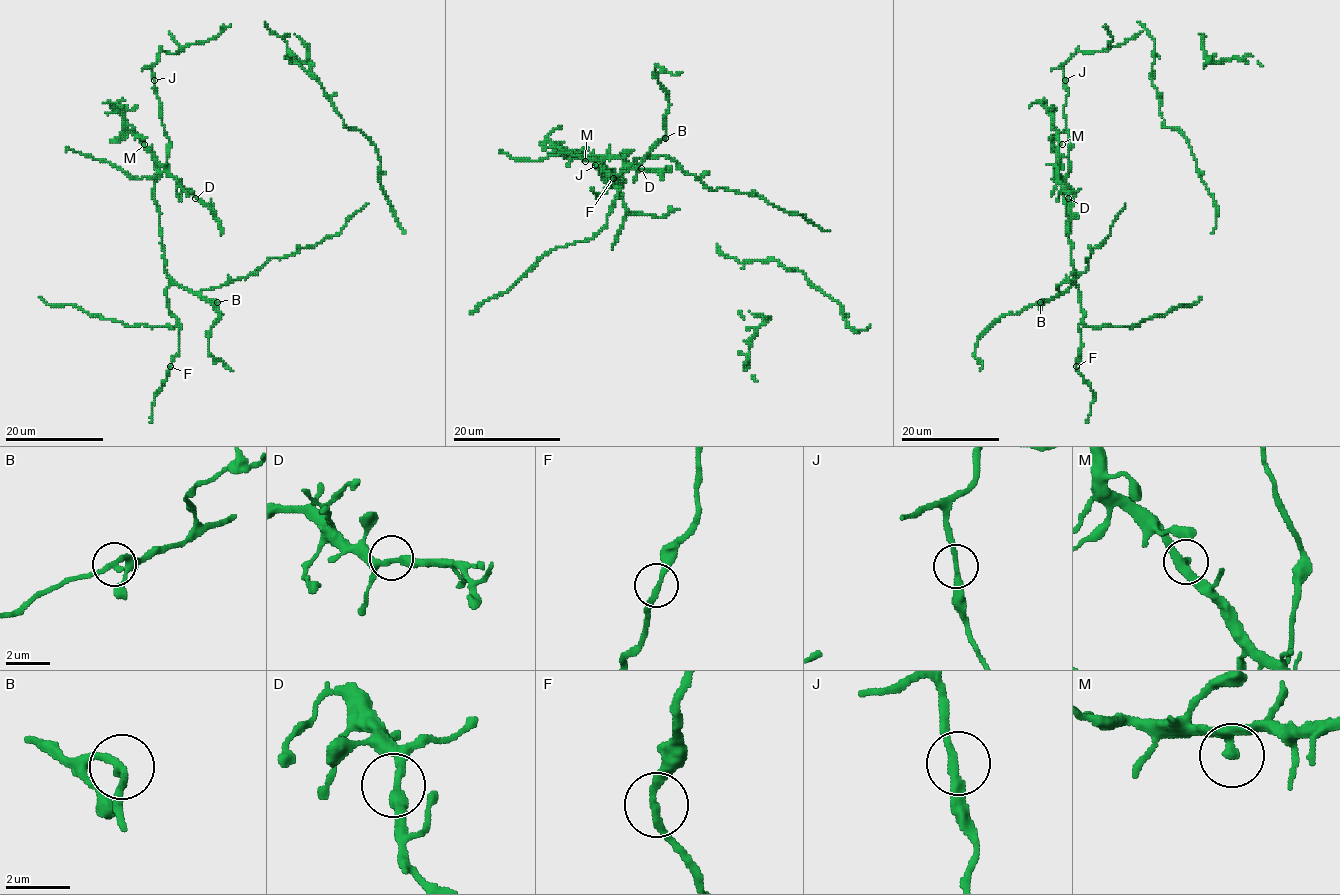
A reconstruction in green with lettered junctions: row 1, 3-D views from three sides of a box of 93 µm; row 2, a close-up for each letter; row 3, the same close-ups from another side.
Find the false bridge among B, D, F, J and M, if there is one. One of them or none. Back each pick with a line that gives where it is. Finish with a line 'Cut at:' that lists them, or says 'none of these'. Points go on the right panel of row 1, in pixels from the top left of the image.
Cut at: none of these

